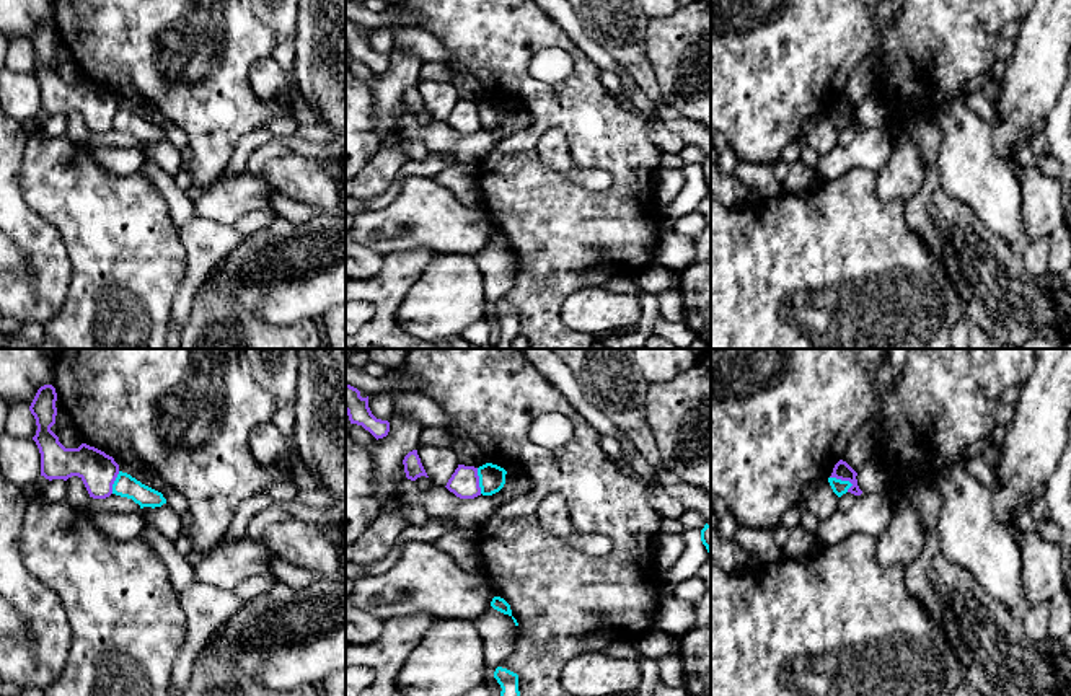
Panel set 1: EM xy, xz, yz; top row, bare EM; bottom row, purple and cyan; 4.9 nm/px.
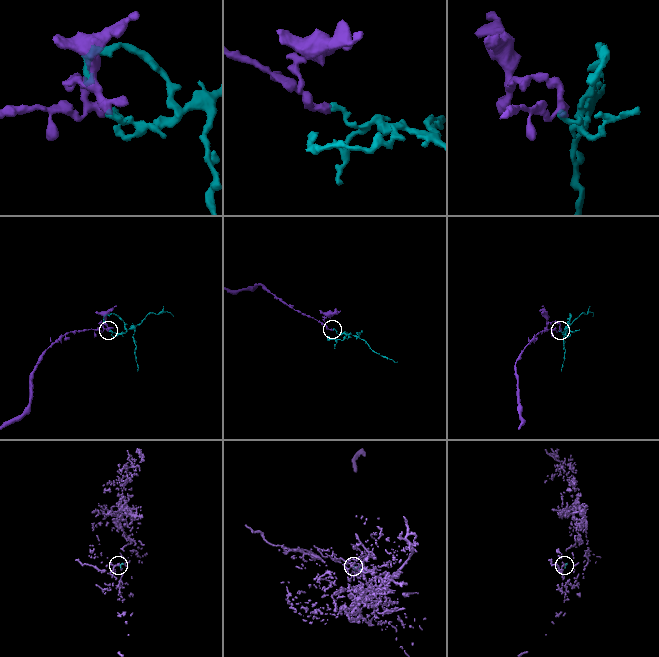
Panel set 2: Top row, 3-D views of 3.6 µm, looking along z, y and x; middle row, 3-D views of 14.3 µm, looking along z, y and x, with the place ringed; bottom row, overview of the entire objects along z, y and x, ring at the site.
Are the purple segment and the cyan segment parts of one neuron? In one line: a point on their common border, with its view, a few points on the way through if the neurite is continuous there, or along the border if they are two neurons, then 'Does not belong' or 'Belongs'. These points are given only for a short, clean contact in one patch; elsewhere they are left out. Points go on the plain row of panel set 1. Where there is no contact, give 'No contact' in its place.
Touches purple at yz (841, 114). Boundary: yz (830, 111), (848, 114), (853, 119). Does not belong

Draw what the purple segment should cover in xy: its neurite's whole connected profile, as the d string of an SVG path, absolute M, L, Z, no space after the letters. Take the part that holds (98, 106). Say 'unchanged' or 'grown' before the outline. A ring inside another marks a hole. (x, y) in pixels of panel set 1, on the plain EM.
unchanged | M52 20L37 24L29 46L36 54L36 77L41 88L41 111L64 114L78 111L90 132L106 134L112 129L112 119L119 109L119 99L104 86L82 78L78 83L65 83L51 65L57 51L57 28Z

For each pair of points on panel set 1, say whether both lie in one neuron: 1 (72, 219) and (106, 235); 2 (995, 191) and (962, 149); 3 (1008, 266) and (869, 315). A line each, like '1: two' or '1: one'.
1: one
2: one
3: two

